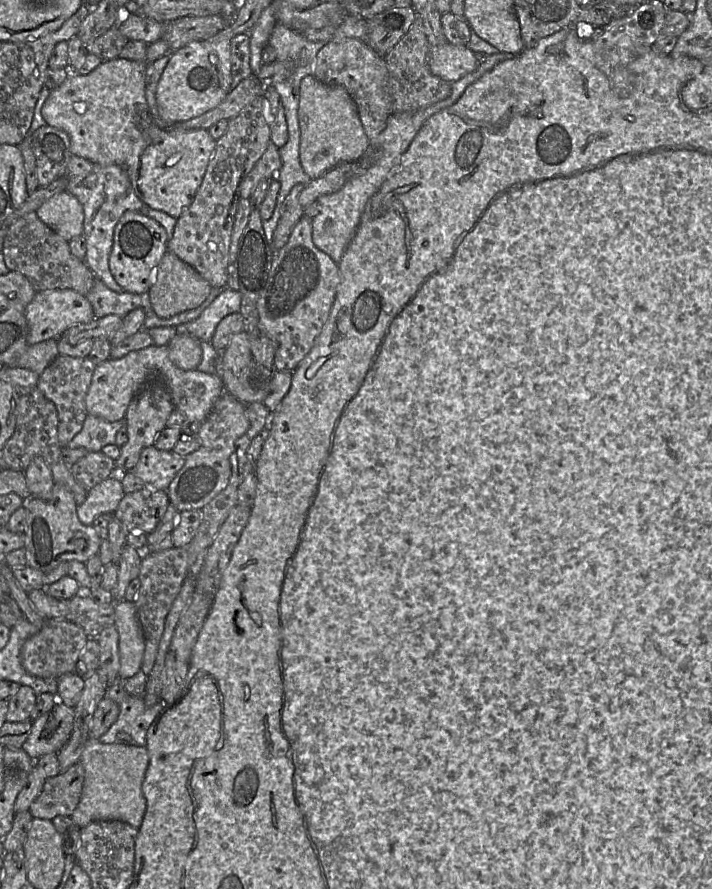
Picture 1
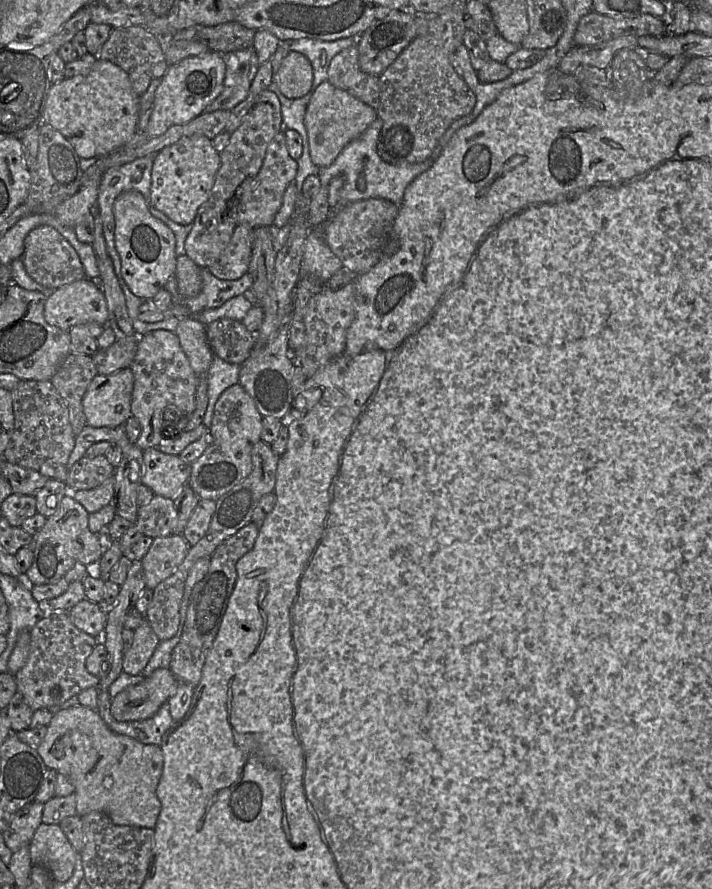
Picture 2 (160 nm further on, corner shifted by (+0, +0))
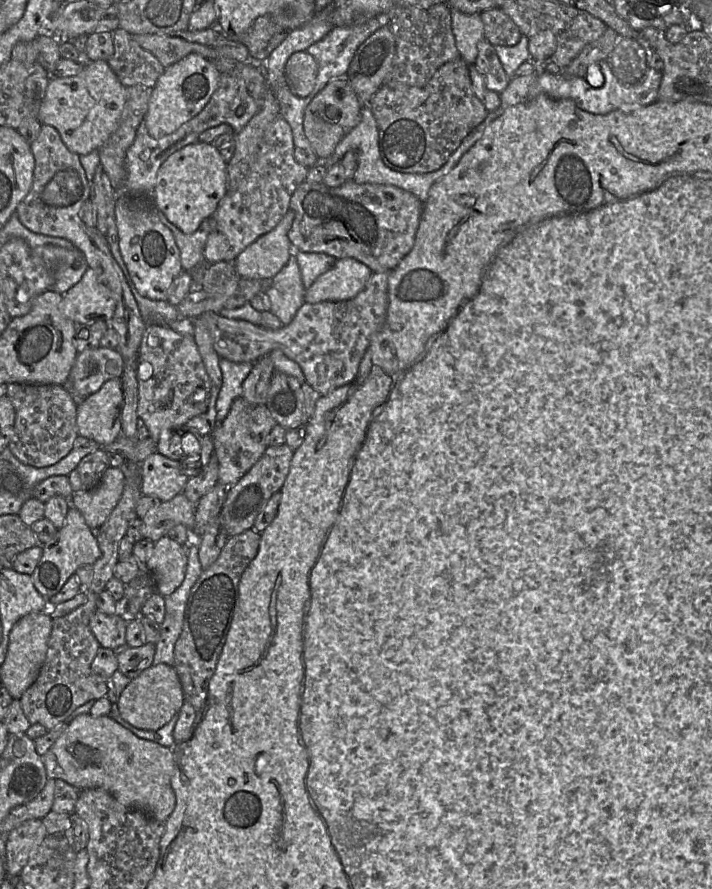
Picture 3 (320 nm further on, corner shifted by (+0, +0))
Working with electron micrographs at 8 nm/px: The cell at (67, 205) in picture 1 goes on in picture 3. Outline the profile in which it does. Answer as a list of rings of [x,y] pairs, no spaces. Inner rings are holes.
[[[191,53],[165,68],[153,87],[144,122],[149,134],[159,139],[176,131],[199,114],[219,85],[221,73],[214,63],[198,53]]]

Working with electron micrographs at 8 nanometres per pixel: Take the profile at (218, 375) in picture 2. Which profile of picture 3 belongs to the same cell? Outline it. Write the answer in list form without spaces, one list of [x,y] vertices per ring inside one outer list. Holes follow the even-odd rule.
[[[220,358],[222,386],[216,401],[216,425],[220,425],[227,416],[232,402],[243,396],[243,381],[249,375],[253,363],[235,363]]]

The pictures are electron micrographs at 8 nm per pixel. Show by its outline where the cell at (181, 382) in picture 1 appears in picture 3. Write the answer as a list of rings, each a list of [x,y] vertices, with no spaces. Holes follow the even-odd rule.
[[[120,379],[106,381],[77,407],[77,433],[103,447],[122,432],[123,392]]]

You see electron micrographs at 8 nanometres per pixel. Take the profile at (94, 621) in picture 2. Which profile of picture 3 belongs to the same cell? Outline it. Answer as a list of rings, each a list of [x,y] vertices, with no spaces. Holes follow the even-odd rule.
[[[96,611],[90,618],[90,629],[101,647],[119,651],[126,645],[126,627],[137,616],[107,615]]]

